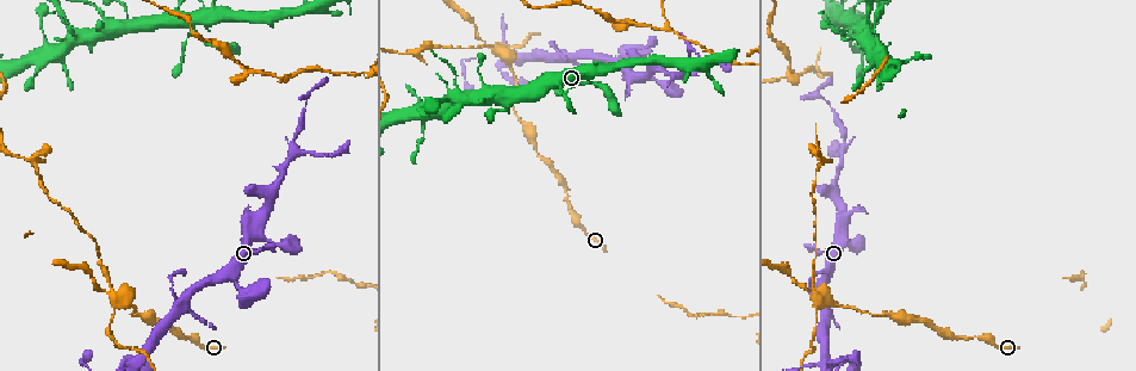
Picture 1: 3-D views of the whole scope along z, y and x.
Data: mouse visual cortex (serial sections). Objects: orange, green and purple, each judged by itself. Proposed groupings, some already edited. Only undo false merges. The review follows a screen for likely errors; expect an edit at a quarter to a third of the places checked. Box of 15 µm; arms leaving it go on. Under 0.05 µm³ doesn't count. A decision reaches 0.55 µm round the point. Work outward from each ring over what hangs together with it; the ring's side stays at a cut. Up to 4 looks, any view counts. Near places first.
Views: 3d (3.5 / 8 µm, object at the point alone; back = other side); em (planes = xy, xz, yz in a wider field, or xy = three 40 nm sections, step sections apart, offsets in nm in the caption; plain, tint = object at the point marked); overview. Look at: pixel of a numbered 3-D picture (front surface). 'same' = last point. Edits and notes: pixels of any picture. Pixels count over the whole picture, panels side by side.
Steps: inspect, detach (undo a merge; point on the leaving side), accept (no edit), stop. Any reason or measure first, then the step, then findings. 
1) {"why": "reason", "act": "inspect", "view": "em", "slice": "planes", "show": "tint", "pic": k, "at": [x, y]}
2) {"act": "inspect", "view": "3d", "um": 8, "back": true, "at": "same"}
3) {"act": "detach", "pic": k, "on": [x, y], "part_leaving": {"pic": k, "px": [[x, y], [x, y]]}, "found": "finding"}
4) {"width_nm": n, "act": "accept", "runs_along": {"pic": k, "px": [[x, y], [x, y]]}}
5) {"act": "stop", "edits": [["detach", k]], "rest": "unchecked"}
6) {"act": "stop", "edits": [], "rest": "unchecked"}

{"why": "small branch off a trunk", "act": "inspect", "view": "3d", "um": 3.5, "back": true, "pic": 1, "at": [496, 93]}

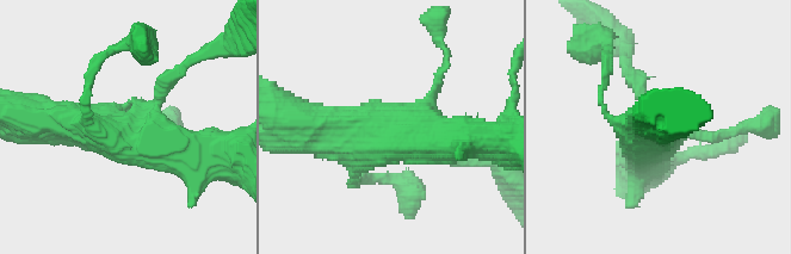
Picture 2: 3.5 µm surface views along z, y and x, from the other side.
{"why": "now the EM", "act": "inspect", "view": "em", "slice": "xy", "step": 3, "show": "tint", "pic": 2, "at": [395, 122]}

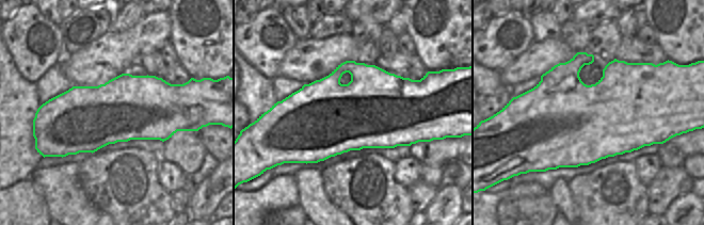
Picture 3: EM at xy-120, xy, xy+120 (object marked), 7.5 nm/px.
{"act": "accept", "runs_along": {"pic": 2, "px": [[35, 118], [189, 155]]}, "found": "continuous, no second cell"}

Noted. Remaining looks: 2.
{"why": "a fork", "act": "inspect", "view": "3d", "um": 8, "pic": 1, "at": [845, 151]}

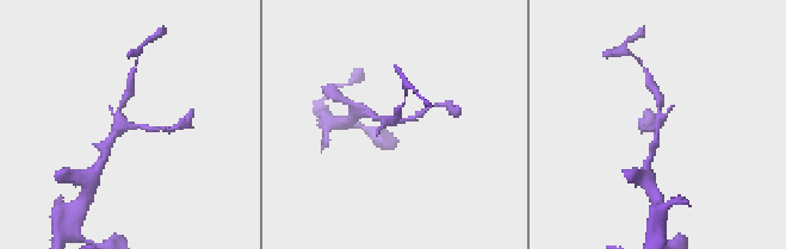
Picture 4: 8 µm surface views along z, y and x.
{"act": "inspect", "view": "3d", "um": 3.5, "pic": 4, "at": [657, 123]}

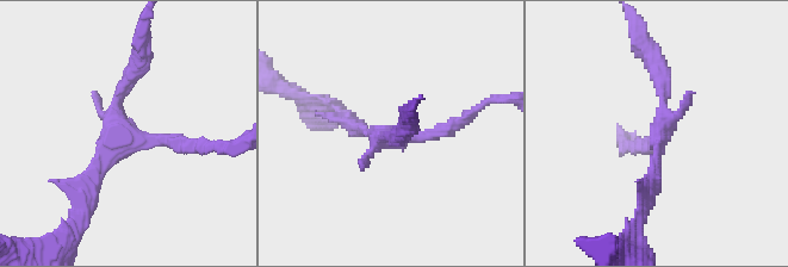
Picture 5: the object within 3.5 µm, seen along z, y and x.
{"act": "accept", "runs_along": {"pic": 5, "px": [[87, 204], [138, 62]]}, "found": "all the same cell"}

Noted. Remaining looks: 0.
{"act": "stop", "edits": [], "rest": "unchecked"}

